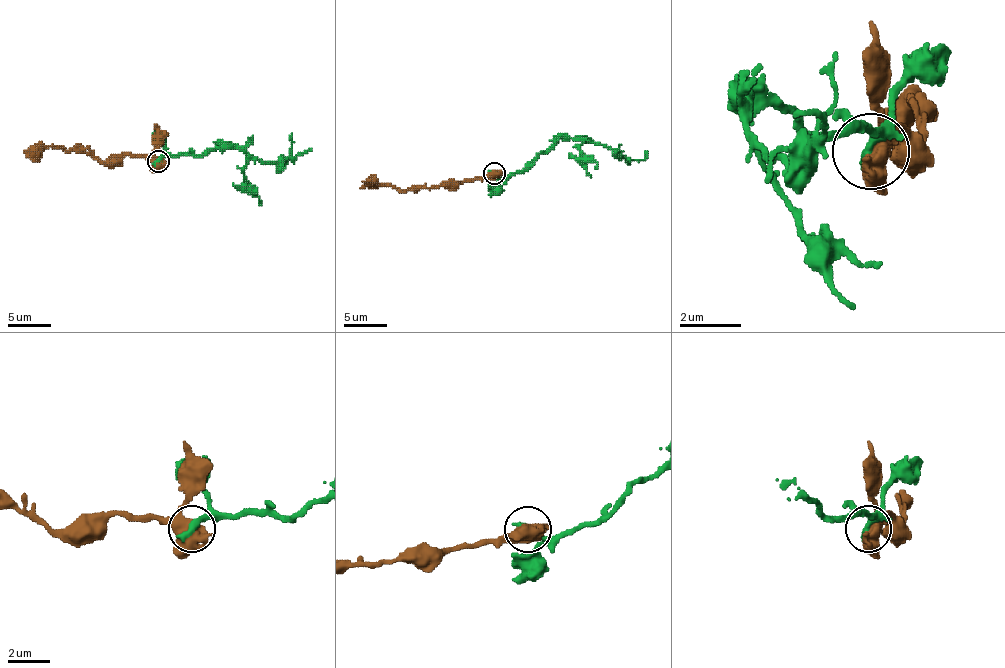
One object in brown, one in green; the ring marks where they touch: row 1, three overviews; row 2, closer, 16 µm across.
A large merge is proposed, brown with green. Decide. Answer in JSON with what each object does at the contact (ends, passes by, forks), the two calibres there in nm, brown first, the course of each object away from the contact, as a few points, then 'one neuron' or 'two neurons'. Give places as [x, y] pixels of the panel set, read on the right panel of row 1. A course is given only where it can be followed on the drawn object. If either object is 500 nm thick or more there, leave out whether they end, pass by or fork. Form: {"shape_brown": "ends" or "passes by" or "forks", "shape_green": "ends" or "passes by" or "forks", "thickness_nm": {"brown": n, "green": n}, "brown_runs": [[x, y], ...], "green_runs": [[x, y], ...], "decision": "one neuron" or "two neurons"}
{"thickness_nm": {"brown": 550, "green": 380}, "brown_runs": [[868, 153], [891, 130], [899, 130], [914, 153], [930, 115], [914, 99], [899, 138]], "green_runs": [[868, 153], [884, 138], [807, 130], [745, 99], [753, 138], [768, 153], [799, 153], [822, 130], [792, 115]], "decision": "two neurons"}

